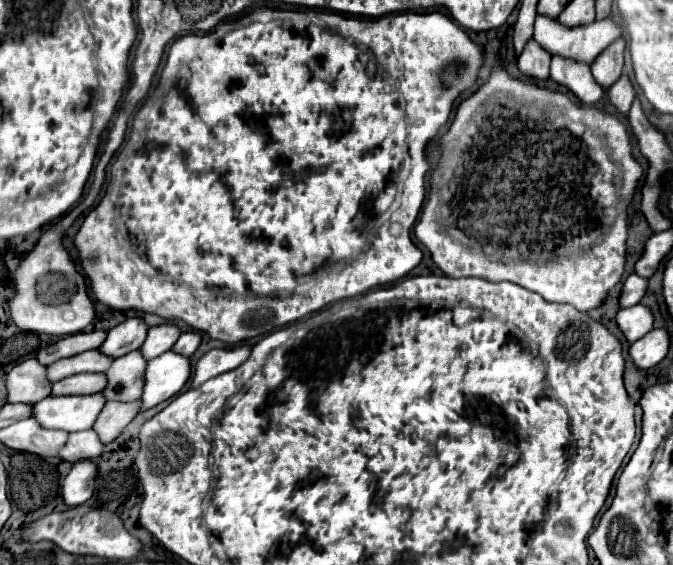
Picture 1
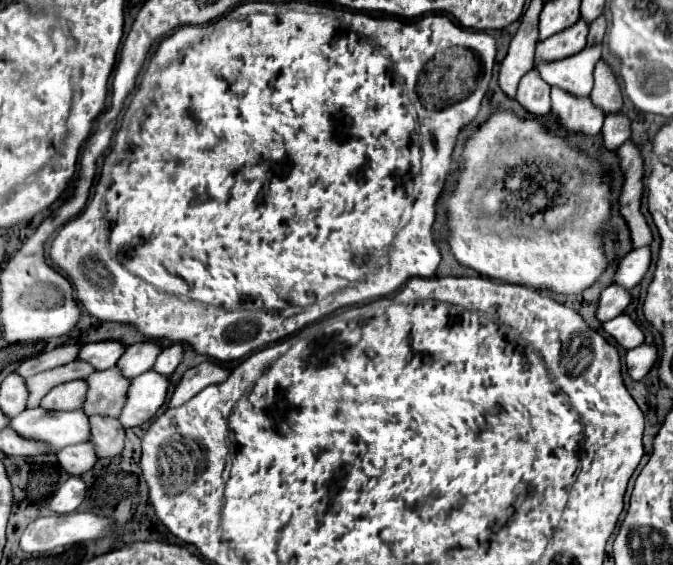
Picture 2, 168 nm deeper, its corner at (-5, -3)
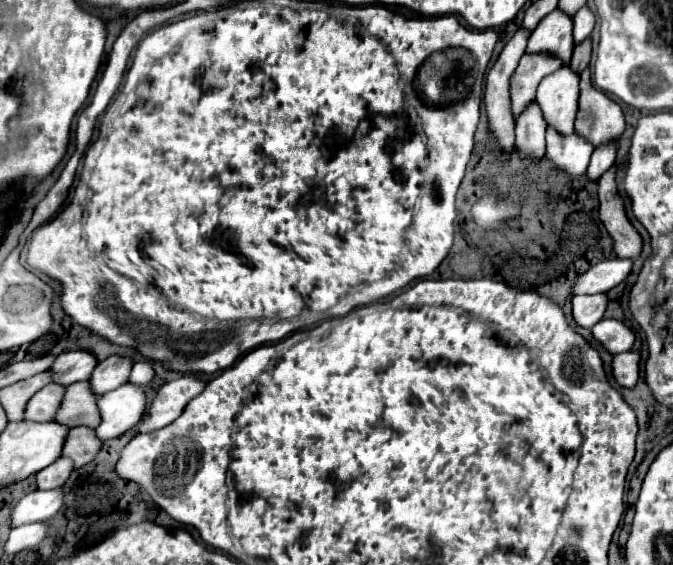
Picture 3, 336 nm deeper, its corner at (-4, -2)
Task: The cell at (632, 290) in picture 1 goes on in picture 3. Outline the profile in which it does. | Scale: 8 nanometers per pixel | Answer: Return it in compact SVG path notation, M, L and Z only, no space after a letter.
M591 294L591 296L573 296L573 318L583 328L593 328L605 314L607 296Z

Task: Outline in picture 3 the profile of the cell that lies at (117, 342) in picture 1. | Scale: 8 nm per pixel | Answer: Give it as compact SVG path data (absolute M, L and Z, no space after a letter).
M73 350L73 352L63 352L55 358L51 370L55 374L53 382L69 386L73 382L79 380L87 380L91 378L93 370L97 368L99 360L95 360L93 354L89 354L87 350Z

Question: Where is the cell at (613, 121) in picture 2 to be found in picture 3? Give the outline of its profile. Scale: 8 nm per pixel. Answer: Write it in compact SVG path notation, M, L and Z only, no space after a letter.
M615 140L605 142L603 146L595 148L595 152L591 156L591 162L589 162L589 168L587 168L589 178L597 180L607 168L611 168L613 162L615 162L615 154L617 154L617 142Z

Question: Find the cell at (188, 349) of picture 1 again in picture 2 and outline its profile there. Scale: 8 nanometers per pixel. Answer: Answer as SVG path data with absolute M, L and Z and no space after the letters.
M170 345L170 347L166 347L160 355L158 355L158 359L156 359L156 363L152 365L152 371L156 371L156 373L160 373L160 375L170 375L170 373L174 373L174 369L178 367L178 363L182 361L182 345Z

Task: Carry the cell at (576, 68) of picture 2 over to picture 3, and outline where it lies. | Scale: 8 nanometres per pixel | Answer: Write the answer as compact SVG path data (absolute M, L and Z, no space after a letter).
M571 66L545 76L537 88L537 102L543 110L545 122L555 126L561 134L571 134L579 110L579 74Z

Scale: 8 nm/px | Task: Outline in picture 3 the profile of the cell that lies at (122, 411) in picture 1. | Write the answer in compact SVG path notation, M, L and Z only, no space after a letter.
M77 426L67 436L63 456L73 458L75 468L81 468L93 462L101 450L103 450L103 440L95 434L95 430L87 426Z

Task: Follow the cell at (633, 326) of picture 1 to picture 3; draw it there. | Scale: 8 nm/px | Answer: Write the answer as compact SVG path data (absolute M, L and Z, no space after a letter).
M603 318L593 326L593 336L611 352L611 354L619 354L619 352L627 352L631 350L635 336L633 332L619 320L613 318Z

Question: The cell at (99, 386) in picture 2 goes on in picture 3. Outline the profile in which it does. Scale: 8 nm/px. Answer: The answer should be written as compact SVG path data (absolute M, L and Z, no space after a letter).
M81 380L81 382L67 386L67 394L61 402L61 408L59 408L59 414L55 416L55 420L63 422L71 428L75 428L75 426L97 428L101 422L97 398L99 396L91 390L89 380Z

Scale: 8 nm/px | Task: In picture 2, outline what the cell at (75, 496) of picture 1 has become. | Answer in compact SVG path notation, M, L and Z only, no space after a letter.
M70 477L64 485L58 487L58 491L48 499L48 509L52 513L64 515L72 513L86 497L86 483L80 477Z

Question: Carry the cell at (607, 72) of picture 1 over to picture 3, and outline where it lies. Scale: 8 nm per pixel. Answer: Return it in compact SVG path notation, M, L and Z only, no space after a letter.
M589 68L583 70L575 132L587 136L595 146L599 146L603 142L619 138L623 130L625 118L621 106L593 86Z

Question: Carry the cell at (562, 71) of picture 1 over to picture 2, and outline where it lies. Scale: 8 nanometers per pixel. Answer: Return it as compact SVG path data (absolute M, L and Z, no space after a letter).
M552 89L552 115L562 129L568 133L582 133L586 137L596 137L604 123L604 113L592 105L588 97L576 99L566 91Z

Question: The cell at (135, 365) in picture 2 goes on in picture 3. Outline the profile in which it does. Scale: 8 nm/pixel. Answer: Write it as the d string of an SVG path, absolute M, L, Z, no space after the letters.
M111 356L111 358L99 362L93 376L89 378L91 388L97 394L105 394L105 392L119 388L121 384L125 384L129 380L133 364L135 362L131 358L123 358L123 356Z

